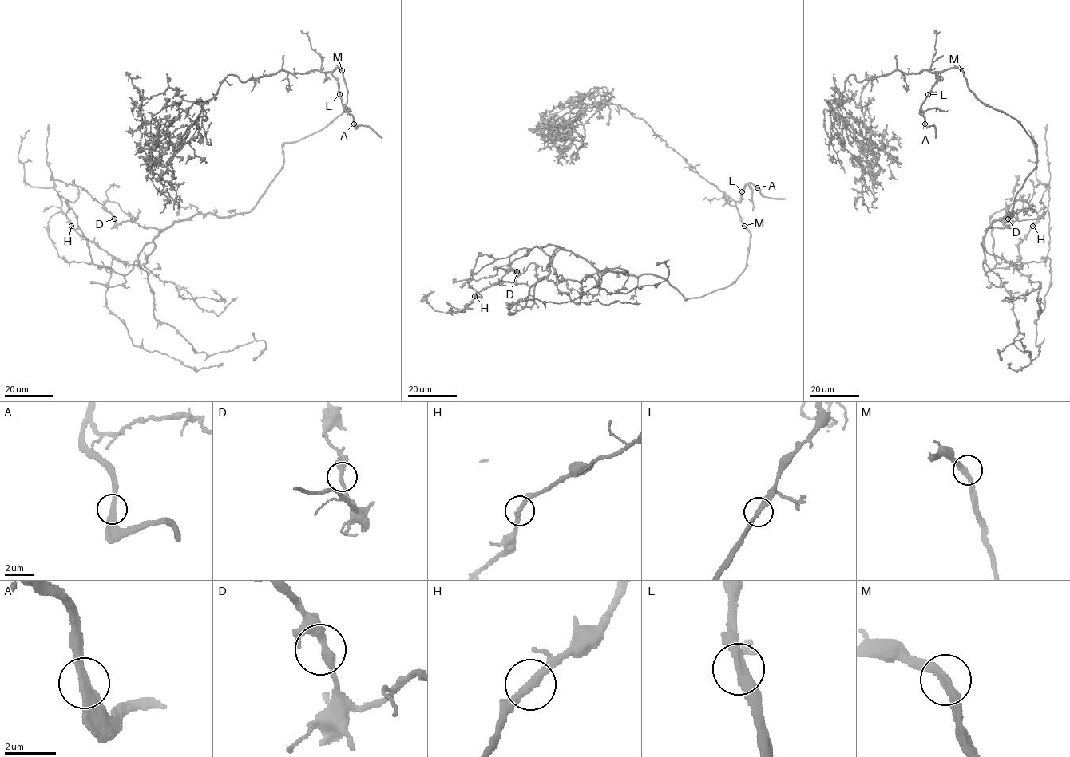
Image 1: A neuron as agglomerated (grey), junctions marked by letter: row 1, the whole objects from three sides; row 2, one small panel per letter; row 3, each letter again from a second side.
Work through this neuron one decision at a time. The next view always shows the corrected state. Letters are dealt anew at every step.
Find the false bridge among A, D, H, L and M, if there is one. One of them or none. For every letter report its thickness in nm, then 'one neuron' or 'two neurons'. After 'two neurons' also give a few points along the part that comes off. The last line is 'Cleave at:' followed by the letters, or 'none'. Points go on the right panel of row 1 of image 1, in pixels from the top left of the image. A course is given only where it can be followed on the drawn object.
A: calibre 320 nm; one neuron
D: calibre 340 nm; one neuron
H: calibre 320 nm; one neuron
L: calibre 320 nm; one neuron
M: calibre 320 nm; one neuron
Cleave at: none

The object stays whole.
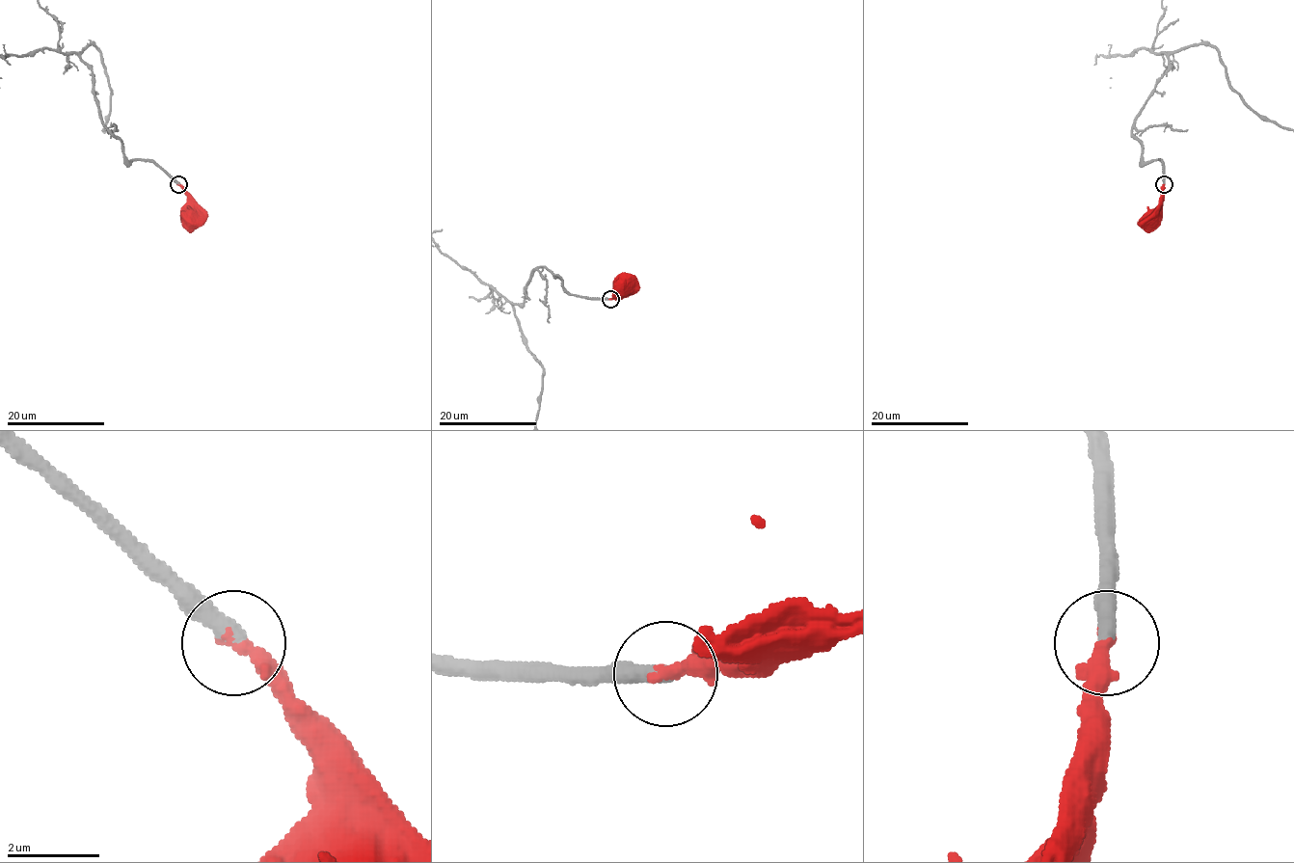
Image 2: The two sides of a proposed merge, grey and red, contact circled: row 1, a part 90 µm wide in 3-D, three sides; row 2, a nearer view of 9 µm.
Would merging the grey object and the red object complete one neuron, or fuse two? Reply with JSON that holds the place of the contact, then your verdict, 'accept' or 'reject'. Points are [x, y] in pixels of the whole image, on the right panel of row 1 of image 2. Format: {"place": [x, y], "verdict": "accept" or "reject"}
{"place": [1164, 184], "verdict": "accept"}

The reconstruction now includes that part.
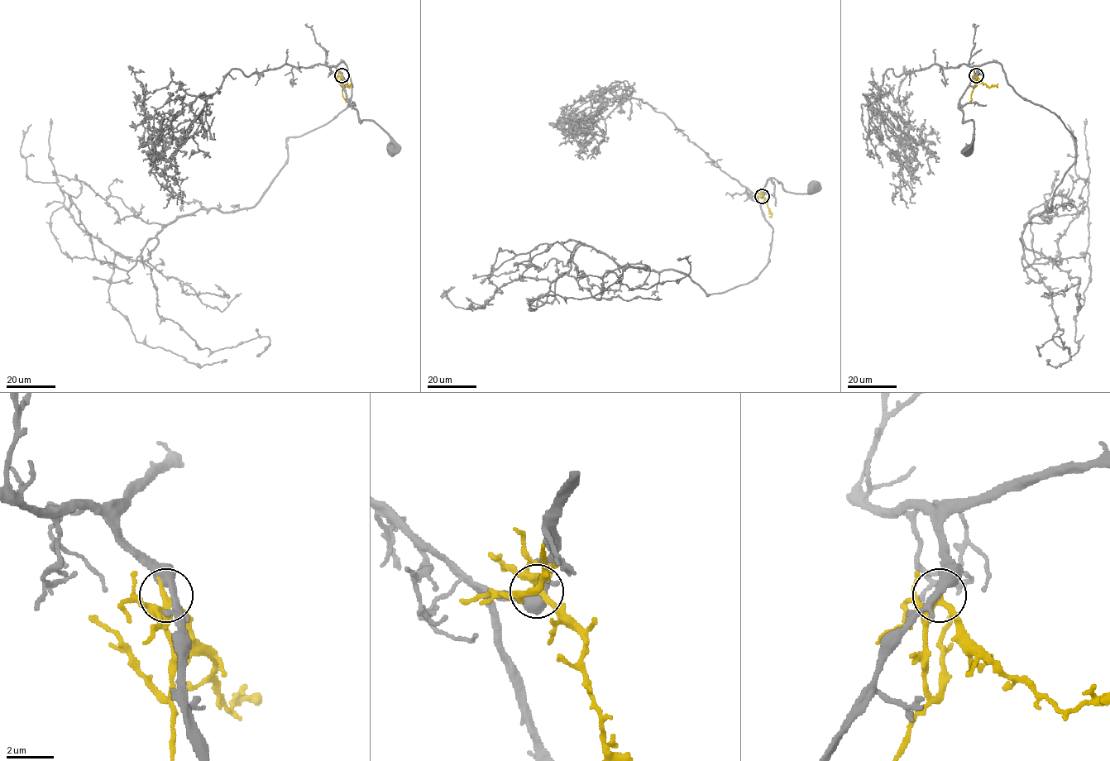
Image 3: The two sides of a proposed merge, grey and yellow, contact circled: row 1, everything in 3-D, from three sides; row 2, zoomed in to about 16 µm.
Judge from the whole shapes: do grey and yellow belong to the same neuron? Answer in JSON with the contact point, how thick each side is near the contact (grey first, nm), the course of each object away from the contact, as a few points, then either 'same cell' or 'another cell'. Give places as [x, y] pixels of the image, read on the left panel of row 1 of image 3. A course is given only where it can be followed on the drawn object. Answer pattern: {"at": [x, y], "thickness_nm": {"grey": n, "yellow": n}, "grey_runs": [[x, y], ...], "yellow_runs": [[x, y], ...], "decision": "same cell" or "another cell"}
{"at": [342, 75], "thickness_nm": {"grey": 300, "yellow": 240}, "grey_runs": [[342, 75], [348, 102], [357, 111], [358, 118], [375, 122], [390, 139], [392, 149]], "yellow_runs": [[342, 75], [348, 87], [351, 83]], "decision": "same cell"}

